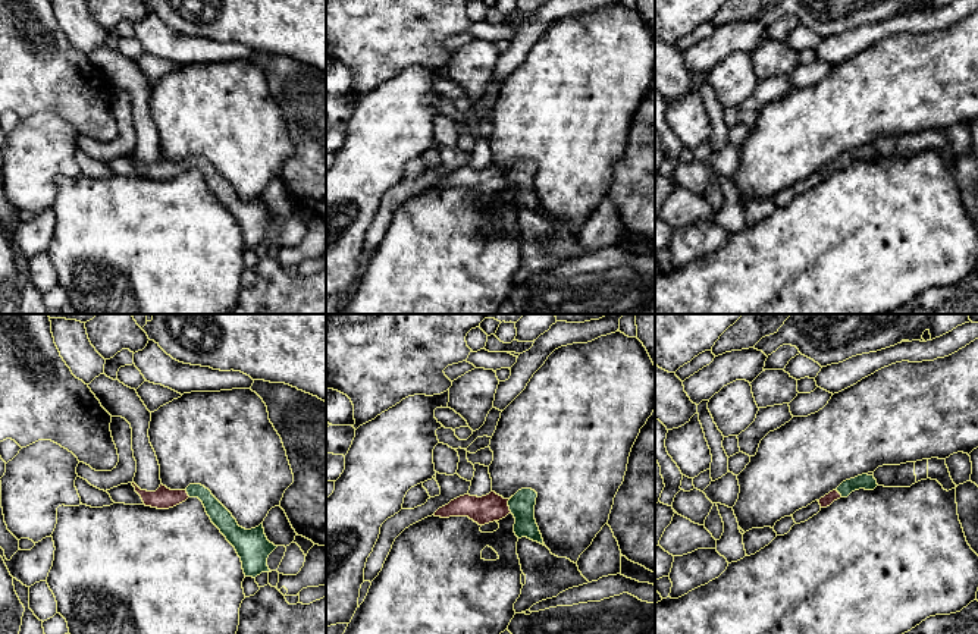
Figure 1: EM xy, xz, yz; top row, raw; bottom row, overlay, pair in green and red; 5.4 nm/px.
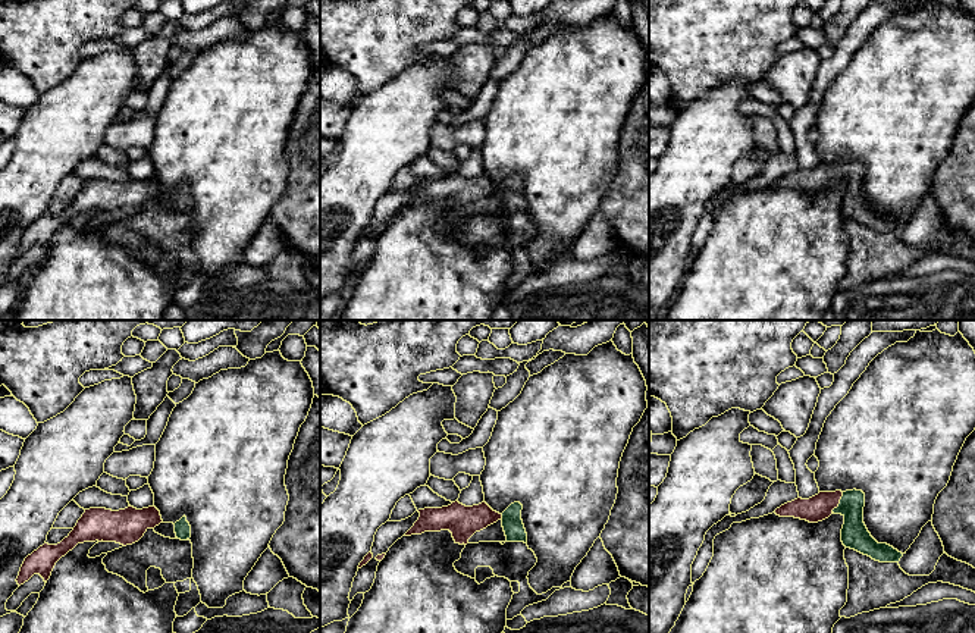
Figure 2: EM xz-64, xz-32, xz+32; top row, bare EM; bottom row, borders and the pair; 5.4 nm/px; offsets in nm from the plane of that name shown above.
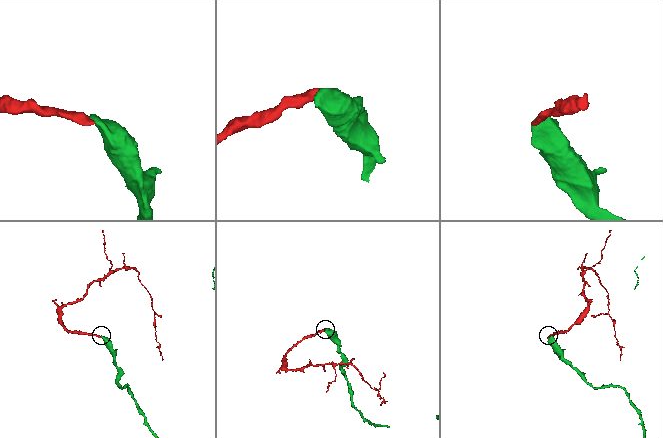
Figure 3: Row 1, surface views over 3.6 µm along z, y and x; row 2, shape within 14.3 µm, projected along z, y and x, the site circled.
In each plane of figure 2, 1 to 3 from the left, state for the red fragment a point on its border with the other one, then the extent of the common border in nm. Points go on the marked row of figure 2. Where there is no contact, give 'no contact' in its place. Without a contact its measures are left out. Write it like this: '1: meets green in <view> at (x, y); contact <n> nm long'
1: no contact
2: meets green in xz-32 at (502, 516); contact 30 nm long
3: meets green in xz+32 at (840, 503); contact 130 nm long

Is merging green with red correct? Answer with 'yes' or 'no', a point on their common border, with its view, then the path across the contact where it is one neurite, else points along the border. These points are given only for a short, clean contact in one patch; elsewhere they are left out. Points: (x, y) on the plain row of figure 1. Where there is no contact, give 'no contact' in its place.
yes | xz (508, 175) | across xz (522, 176), (508, 175), (500, 179), (489, 179)

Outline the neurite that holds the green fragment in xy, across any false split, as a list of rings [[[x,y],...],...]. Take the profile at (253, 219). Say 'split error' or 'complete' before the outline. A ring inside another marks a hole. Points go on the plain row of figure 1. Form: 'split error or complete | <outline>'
split error | [[[134,153],[132,157],[145,178],[157,181],[169,181],[185,173],[188,169],[198,169],[211,194],[235,219],[245,248],[256,249],[261,244],[272,244],[267,238],[267,229],[278,217],[267,211],[263,195],[251,201],[239,198],[232,185],[204,157],[189,156],[185,161],[170,161],[160,156],[156,163],[141,161]]]

